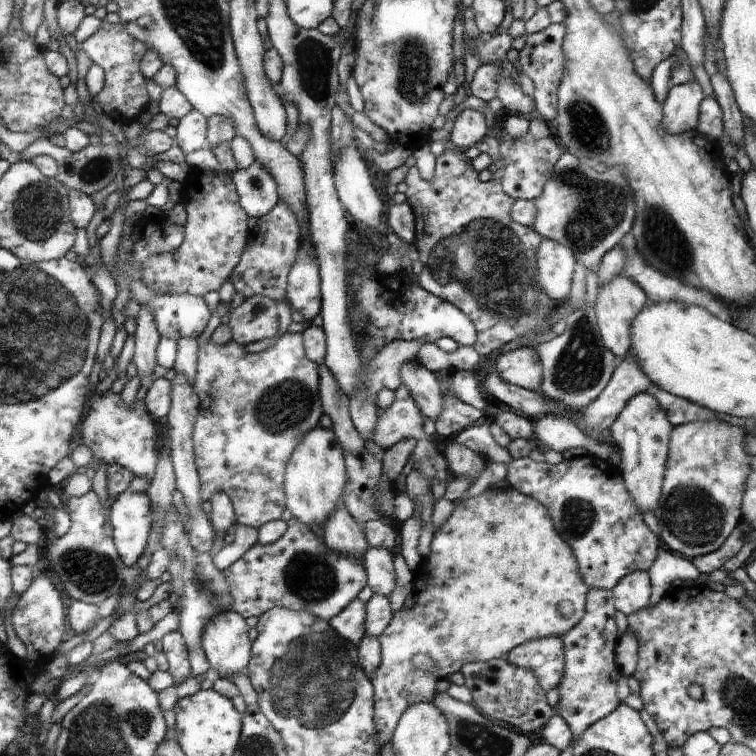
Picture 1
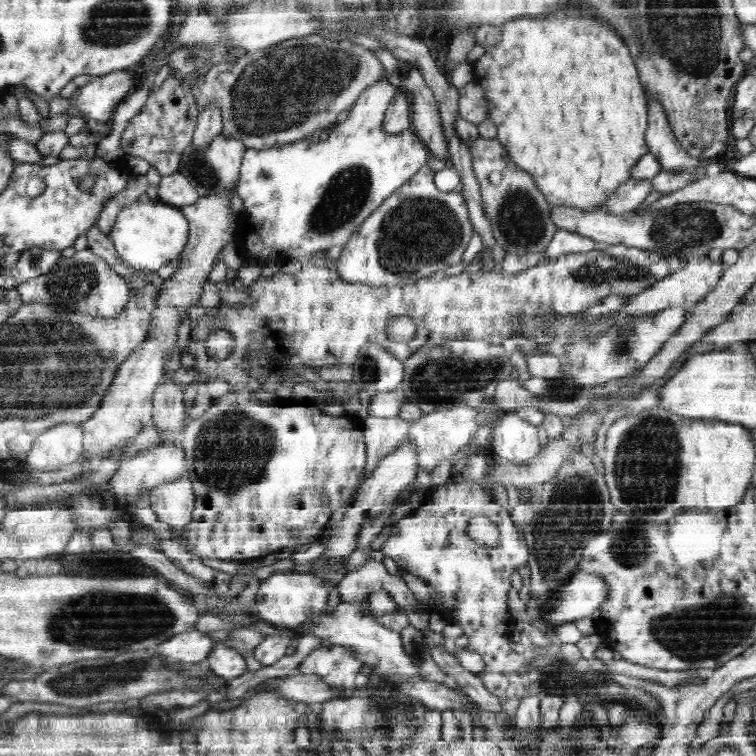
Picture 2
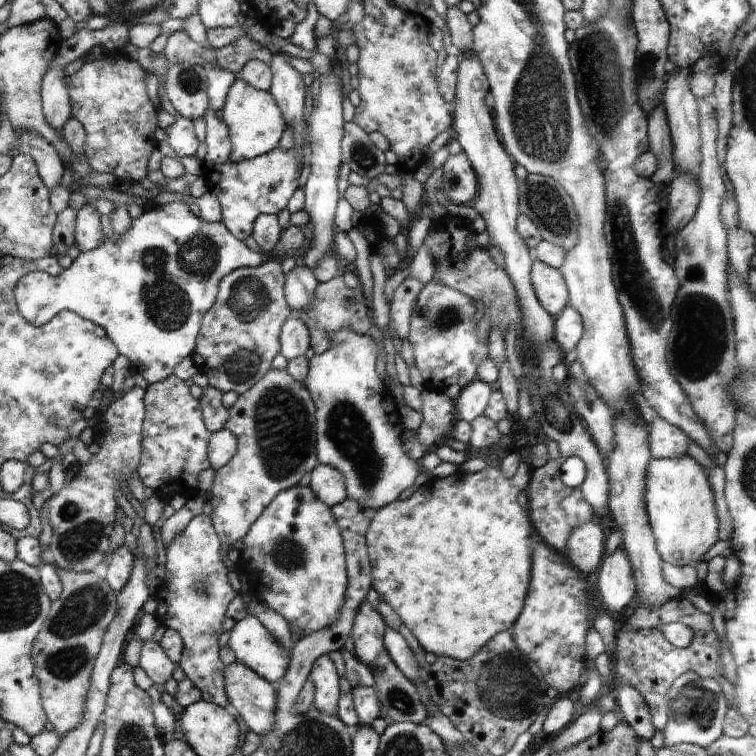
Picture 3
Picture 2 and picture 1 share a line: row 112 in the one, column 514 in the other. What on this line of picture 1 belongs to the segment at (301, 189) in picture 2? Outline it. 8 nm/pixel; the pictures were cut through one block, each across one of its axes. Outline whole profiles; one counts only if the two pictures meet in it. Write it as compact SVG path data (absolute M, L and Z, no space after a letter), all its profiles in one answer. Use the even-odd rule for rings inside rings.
M518 347L497 354L496 368L502 380L531 391L539 390L543 366L539 356L528 347Z

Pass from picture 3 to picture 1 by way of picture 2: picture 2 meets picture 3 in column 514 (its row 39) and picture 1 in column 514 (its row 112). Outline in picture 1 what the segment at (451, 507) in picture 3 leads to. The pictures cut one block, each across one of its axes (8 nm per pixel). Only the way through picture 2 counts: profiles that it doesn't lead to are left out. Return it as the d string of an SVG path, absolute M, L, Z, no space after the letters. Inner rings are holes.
M512 487L496 490L491 492L489 489L481 492L478 496L466 501L461 501L455 506L452 515L446 523L433 534L430 554L421 558L420 564L416 570L413 570L413 592L416 596L416 603L411 608L403 607L393 613L390 624L384 629L379 636L381 642L381 663L372 676L375 708L375 727L378 728L378 738L384 745L391 741L393 732L397 728L398 722L405 710L410 708L411 704L420 701L430 701L437 694L436 684L438 680L448 679L451 674L458 672L466 663L476 661L489 661L507 656L513 648L520 646L522 643L536 639L545 639L546 637L561 637L568 634L572 628L576 627L585 616L589 591L592 590L588 583L583 580L577 557L574 556L573 550L564 542L564 539L556 532L553 525L552 517L548 509L541 502L532 498L529 494L518 492ZM560 602L570 602L574 612L571 616L562 615L558 609Z

